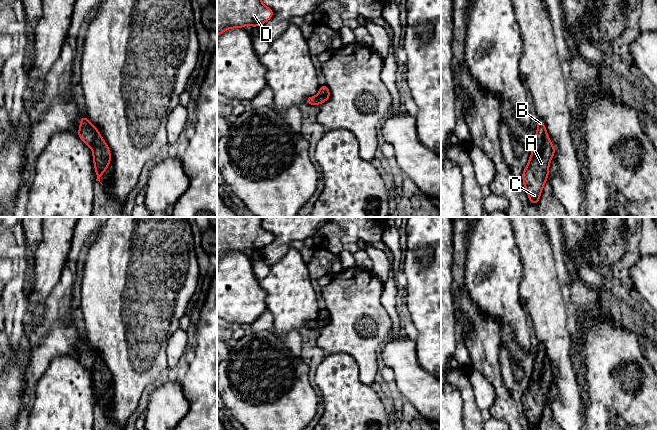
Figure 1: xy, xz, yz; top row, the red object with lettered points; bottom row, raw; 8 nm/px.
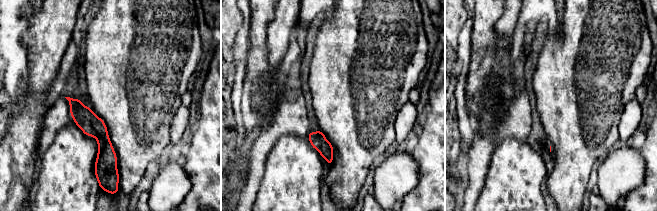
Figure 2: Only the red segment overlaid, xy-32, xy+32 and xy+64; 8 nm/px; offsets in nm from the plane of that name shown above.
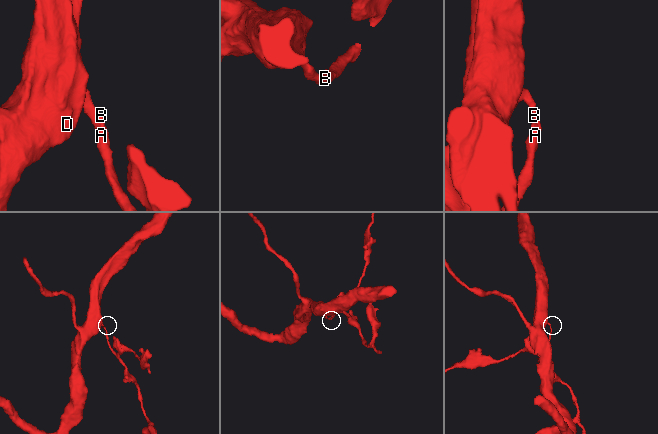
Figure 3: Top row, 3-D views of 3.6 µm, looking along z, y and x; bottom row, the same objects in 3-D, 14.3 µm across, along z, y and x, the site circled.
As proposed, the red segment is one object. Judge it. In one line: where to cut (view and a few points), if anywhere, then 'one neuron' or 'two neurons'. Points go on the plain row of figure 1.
no cut | one neuron

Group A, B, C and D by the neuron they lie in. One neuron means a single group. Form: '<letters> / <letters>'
A B C D

